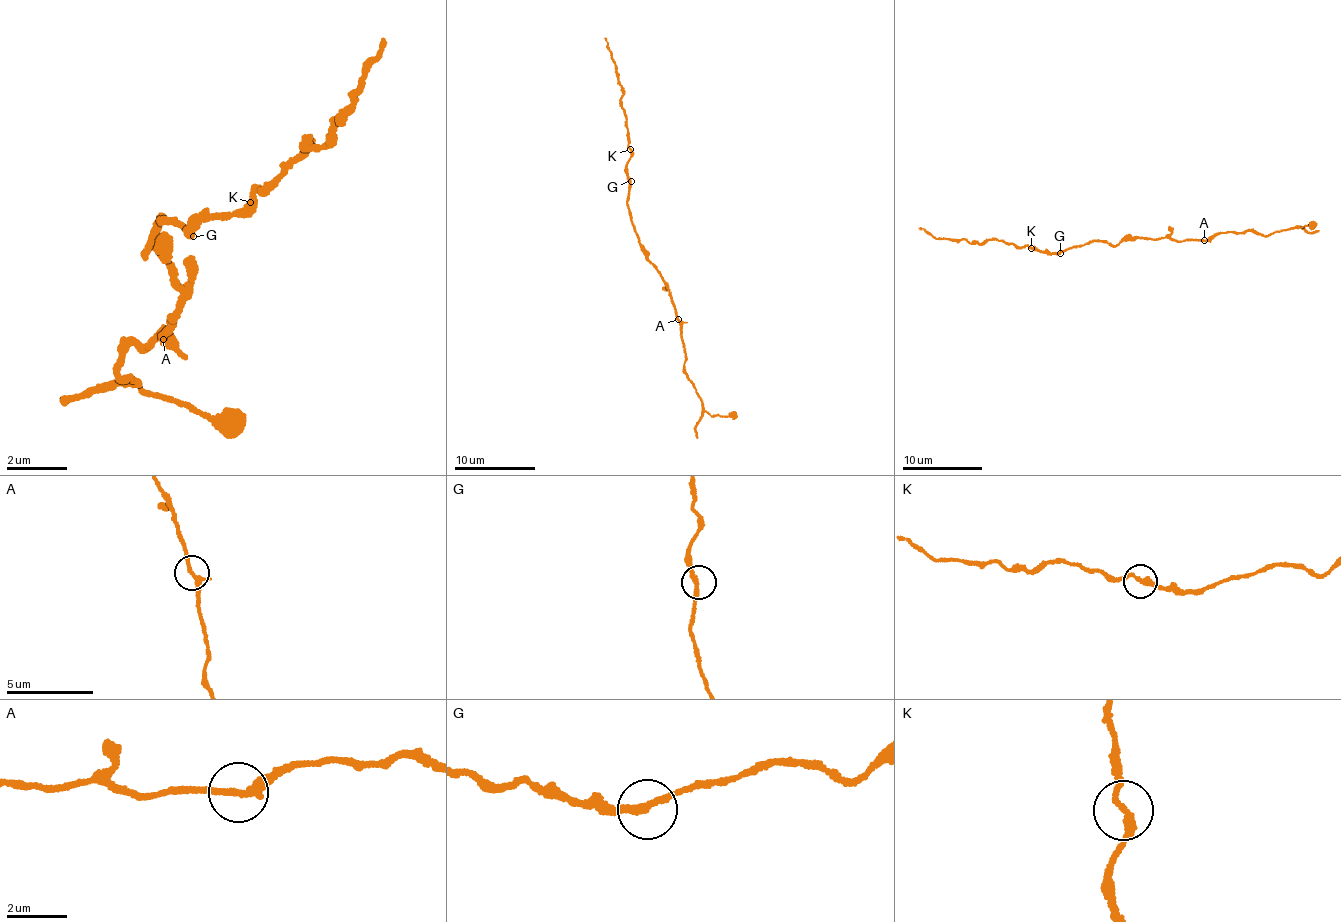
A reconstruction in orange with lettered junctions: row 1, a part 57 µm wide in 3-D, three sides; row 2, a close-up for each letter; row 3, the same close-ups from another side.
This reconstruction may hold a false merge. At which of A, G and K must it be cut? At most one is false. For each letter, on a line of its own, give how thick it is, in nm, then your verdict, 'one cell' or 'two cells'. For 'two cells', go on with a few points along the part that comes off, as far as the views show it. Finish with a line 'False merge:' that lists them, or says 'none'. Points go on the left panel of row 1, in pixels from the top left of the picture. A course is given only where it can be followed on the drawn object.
A: calibre 280 nm; one cell
G: calibre 240 nm; one cell
K: calibre 240 nm; one cell
False merge: none

